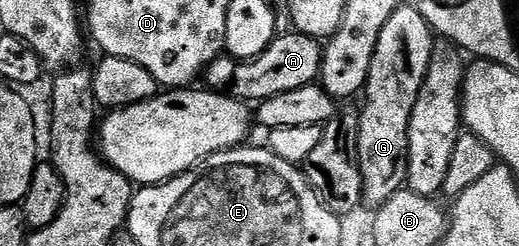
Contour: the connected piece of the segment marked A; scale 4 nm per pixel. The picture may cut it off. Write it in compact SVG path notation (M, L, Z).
M290 31L290 36L278 35L276 40L263 50L254 60L237 60L234 56L222 54L215 62L211 62L203 73L208 91L218 92L221 96L232 96L233 99L242 102L260 102L267 98L275 98L275 94L283 94L287 90L299 90L299 86L307 86L314 83L321 74L322 45L314 40L312 36L302 36L300 32Z

